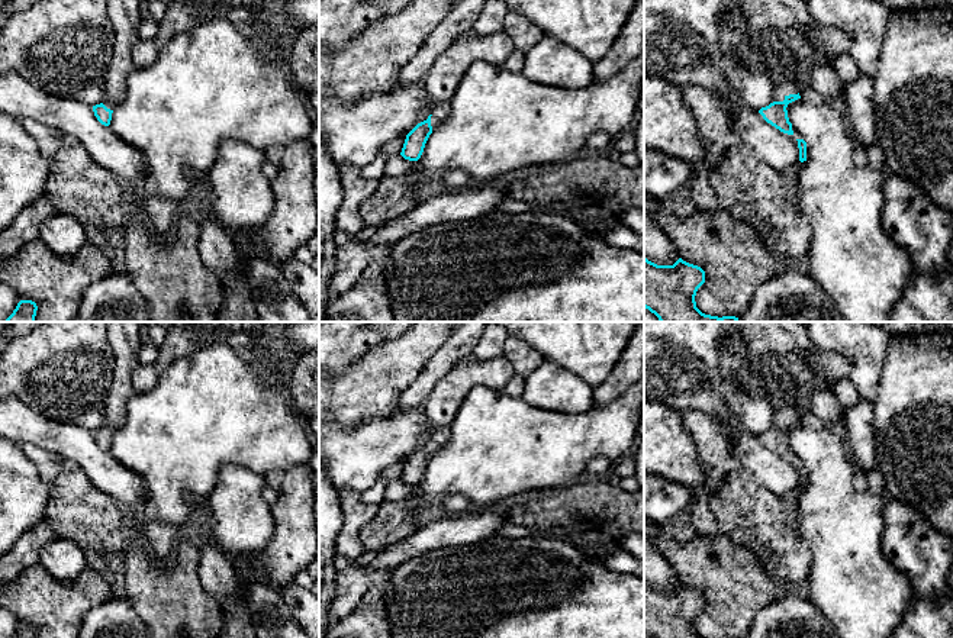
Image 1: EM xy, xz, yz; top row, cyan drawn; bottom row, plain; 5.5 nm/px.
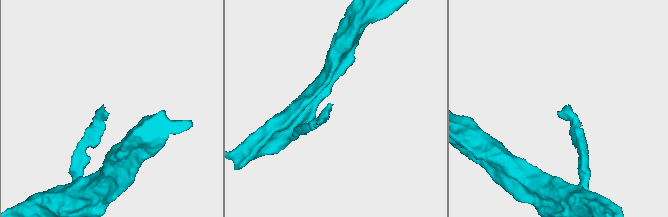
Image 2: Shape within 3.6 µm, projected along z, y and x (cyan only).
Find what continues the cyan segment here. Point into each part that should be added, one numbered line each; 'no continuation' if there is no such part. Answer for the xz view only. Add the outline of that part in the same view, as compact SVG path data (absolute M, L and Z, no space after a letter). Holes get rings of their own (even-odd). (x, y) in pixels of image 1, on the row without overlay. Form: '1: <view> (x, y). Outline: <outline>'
1: xz (440, 435). Outline: M431 425L431 451L432 455L444 447L451 435L450 426L432 426Z

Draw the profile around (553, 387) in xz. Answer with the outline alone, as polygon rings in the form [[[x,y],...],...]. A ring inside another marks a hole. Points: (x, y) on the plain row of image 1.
[[[545,360],[525,378],[522,399],[538,409],[577,415],[593,406],[593,387],[574,373]]]

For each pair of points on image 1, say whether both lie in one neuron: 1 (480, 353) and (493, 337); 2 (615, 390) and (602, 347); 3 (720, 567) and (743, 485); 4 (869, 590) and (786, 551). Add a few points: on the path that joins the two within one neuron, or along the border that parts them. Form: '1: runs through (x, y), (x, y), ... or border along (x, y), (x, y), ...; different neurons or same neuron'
1: runs through (485, 348), (492, 341); same neuron
2: border along (627, 342), (611, 373), (593, 387); different neurons
3: border along (721, 532), (736, 543), (746, 545), (757, 557); different neurons
4: border along (801, 528), (810, 553), (810, 574), (804, 585); different neurons

